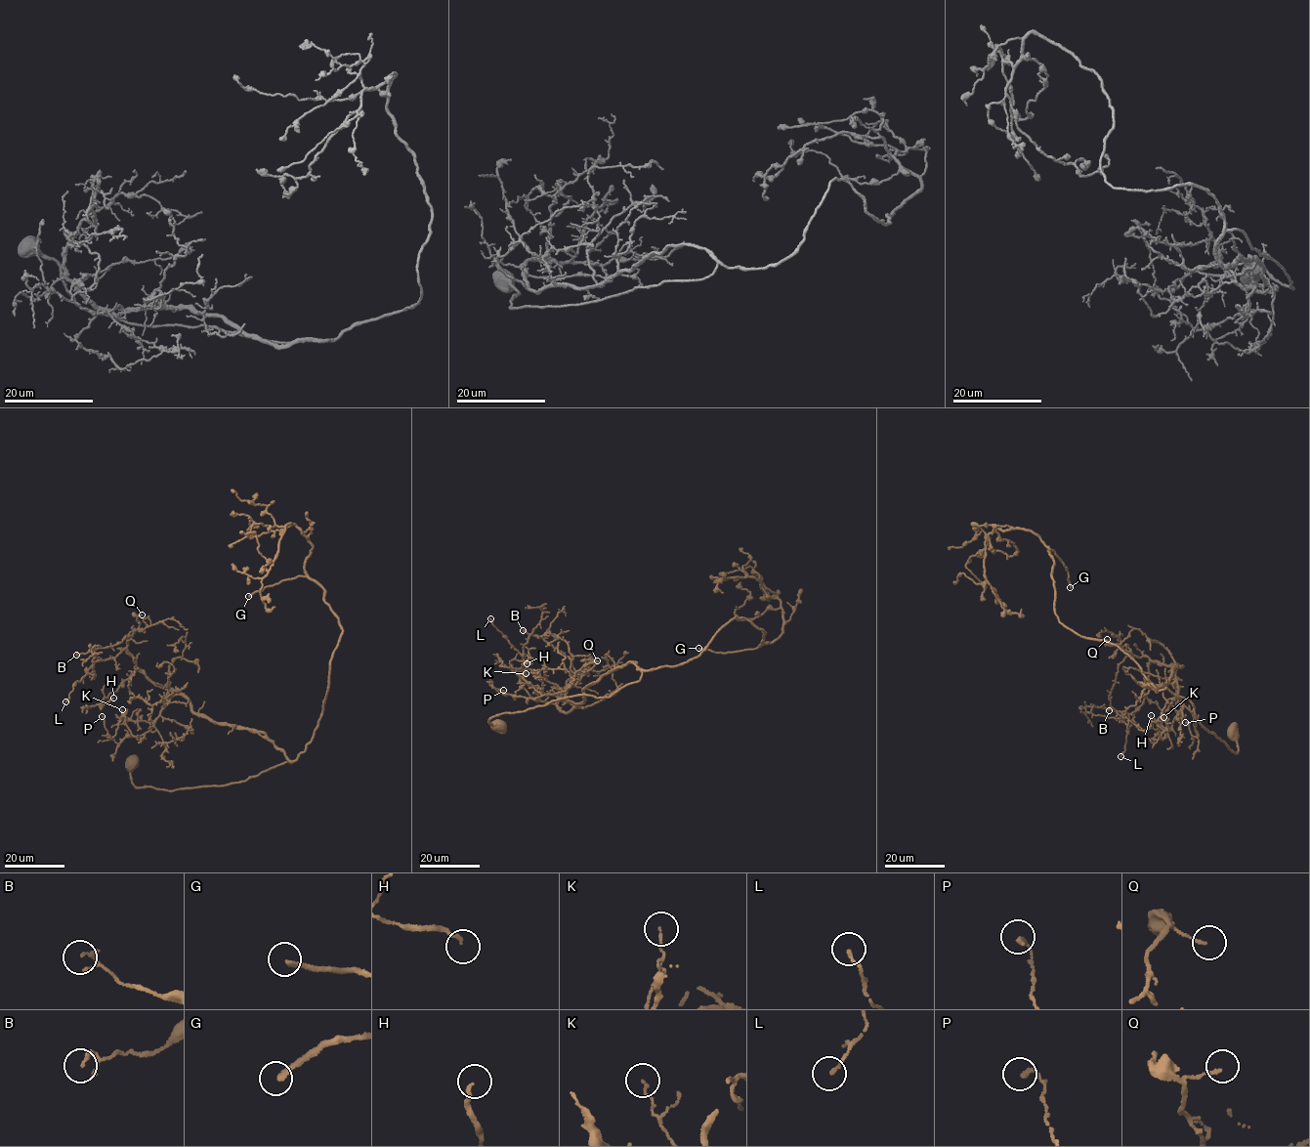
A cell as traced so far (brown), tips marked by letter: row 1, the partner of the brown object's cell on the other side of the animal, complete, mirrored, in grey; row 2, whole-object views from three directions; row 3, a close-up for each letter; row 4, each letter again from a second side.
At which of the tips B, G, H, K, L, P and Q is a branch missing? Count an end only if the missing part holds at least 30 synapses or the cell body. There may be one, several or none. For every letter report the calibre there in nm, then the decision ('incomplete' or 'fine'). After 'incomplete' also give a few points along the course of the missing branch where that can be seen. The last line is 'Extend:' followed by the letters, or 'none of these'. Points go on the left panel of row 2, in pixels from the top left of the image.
B: calibre 140 nm; fine
G: calibre 200 nm; incomplete; course (248, 596), (243, 611), (244, 617), (249, 621), (249, 616), (235, 613), (235, 609)
H: calibre 160 nm; fine
K: calibre 90 nm; fine
L: calibre 120 nm; fine
P: calibre 200 nm; fine
Q: calibre 110 nm; fine
Extend: G

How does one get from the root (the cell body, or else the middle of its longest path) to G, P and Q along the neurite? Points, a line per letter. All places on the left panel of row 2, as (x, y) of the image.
G: (130, 763), (137, 787), (169, 790), (240, 782), (305, 751), (342, 626), (323, 588), (306, 576), (248, 596)
P: (130, 763), (137, 787), (169, 790), (291, 762), (179, 694), (148, 731), (118, 743), (102, 716)
Q: (130, 763), (137, 787), (169, 790), (291, 762), (136, 667), (127, 641), (142, 615)

